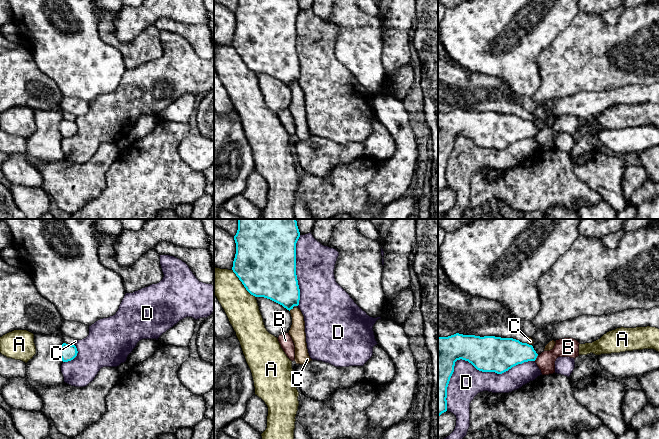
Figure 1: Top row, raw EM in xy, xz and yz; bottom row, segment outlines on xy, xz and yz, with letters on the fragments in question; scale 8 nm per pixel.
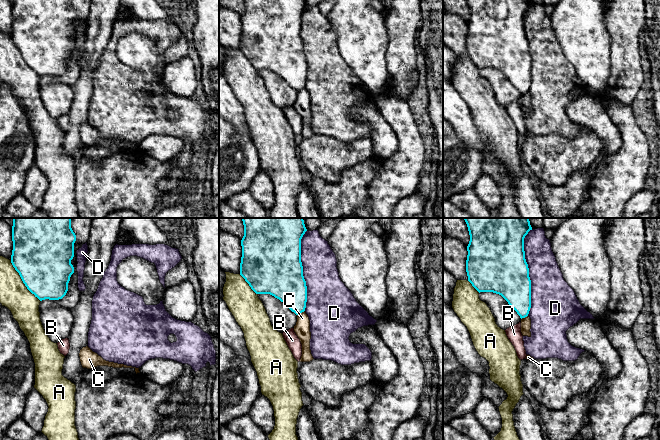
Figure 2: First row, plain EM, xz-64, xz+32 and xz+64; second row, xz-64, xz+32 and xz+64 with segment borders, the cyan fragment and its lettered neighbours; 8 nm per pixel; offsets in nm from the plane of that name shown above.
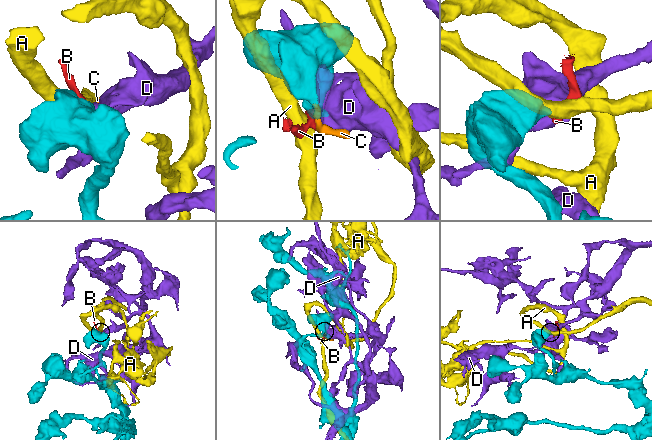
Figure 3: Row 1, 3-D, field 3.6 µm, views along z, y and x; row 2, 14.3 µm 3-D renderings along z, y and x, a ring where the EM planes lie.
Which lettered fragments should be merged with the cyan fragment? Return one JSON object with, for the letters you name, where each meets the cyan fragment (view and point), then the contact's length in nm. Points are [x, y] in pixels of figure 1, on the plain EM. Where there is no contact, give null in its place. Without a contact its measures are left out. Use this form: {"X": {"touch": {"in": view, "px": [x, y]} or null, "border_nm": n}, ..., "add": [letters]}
{"add": []}

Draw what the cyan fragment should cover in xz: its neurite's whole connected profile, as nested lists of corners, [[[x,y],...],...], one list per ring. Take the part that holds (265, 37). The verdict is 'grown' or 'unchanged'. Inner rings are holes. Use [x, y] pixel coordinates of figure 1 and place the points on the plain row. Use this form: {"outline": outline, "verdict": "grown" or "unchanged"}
{"outline": [[[238,0],[232,46],[251,71],[270,75],[289,87],[299,81],[300,65],[296,51],[299,13],[297,0]]], "verdict": "unchanged"}

